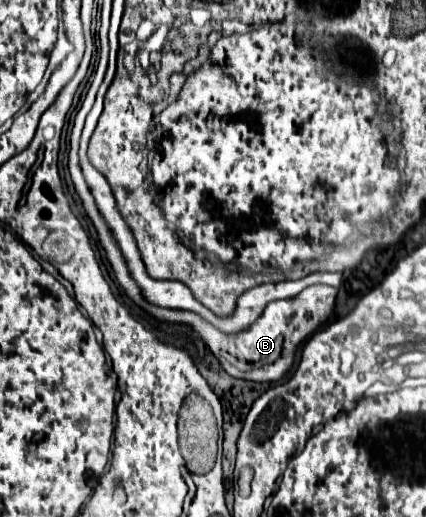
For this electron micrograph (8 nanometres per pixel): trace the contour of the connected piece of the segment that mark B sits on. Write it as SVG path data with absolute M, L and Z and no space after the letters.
M70 145L70 153L68 153L68 169L70 169L70 175L72 175L72 183L74 183L74 189L76 193L80 195L82 199L82 205L90 217L90 221L94 223L96 227L96 233L98 233L98 239L106 251L106 257L114 269L114 275L120 283L120 287L126 291L126 295L140 307L144 309L148 315L152 315L154 319L158 321L164 321L164 323L172 323L172 325L188 325L200 339L202 343L210 349L210 353L220 361L222 369L230 375L230 377L236 377L236 379L244 379L244 381L256 381L256 383L274 383L274 381L280 381L288 371L290 367L294 365L294 357L296 357L296 349L298 345L310 337L320 325L324 325L332 311L334 311L334 299L336 299L336 289L334 287L328 287L328 285L312 285L308 289L304 289L300 295L292 297L292 299L286 299L286 301L272 301L268 303L268 307L264 309L264 313L260 315L260 319L244 333L240 335L224 335L220 333L218 329L210 327L210 323L206 321L200 321L198 315L194 313L186 313L186 311L170 311L170 309L158 309L156 305L150 305L138 287L134 287L134 281L130 279L130 273L126 269L126 263L120 255L120 249L114 241L114 237L110 235L110 231L106 229L106 223L104 219L100 217L96 205L94 205L94 197L82 177L82 171L78 169L78 145Z

